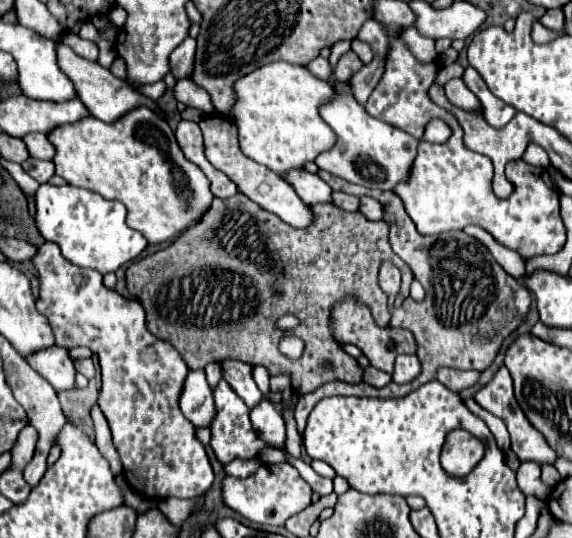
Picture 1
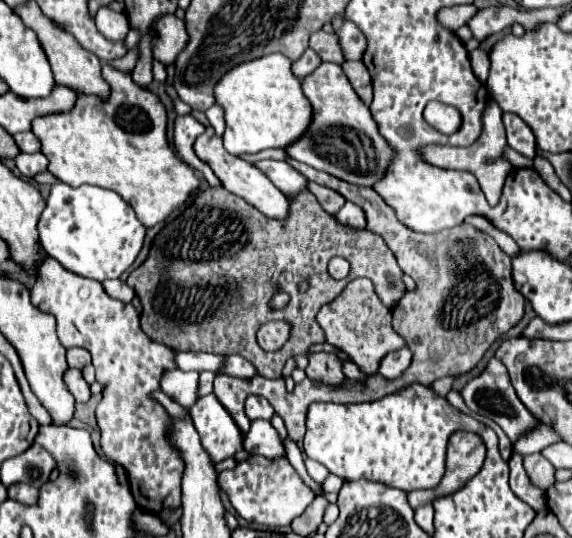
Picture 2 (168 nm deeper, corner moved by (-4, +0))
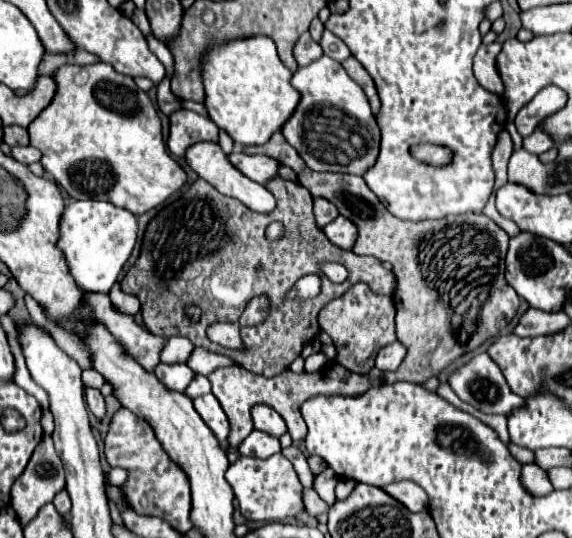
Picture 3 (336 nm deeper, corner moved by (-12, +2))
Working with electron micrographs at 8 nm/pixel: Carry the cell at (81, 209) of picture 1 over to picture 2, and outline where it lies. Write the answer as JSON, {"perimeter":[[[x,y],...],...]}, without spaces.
{"perimeter":[[[58,182],[52,186],[38,222],[38,232],[40,244],[50,258],[58,260],[72,274],[102,282],[106,278],[120,278],[132,266],[142,248],[146,228],[138,222],[132,208],[112,190],[98,186],[72,188]]]}

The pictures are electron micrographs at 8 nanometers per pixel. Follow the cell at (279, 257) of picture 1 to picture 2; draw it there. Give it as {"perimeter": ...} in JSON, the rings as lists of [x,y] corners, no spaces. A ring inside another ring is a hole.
{"perimeter":[[[208,186],[206,190],[198,192],[192,204],[156,234],[146,262],[138,266],[134,272],[130,272],[130,276],[126,278],[126,284],[136,290],[142,302],[142,314],[140,314],[142,330],[152,340],[166,344],[172,350],[196,350],[196,352],[202,350],[202,352],[224,354],[224,356],[240,354],[248,362],[252,362],[256,372],[264,378],[280,378],[282,368],[290,356],[308,354],[310,356],[310,364],[306,368],[308,378],[330,386],[342,384],[344,382],[342,362],[336,358],[336,354],[308,352],[312,344],[324,342],[322,328],[316,324],[316,312],[324,304],[332,302],[346,288],[352,276],[370,278],[382,304],[386,308],[394,308],[396,302],[406,292],[406,286],[402,282],[402,270],[398,268],[394,254],[388,250],[388,246],[378,234],[372,234],[368,230],[348,230],[346,226],[340,226],[334,220],[334,216],[322,210],[318,200],[310,192],[288,196],[288,202],[290,202],[288,218],[274,220],[274,218],[266,218],[254,206],[246,204],[240,196],[234,196],[220,186]],[[332,256],[342,256],[350,262],[348,278],[344,280],[330,278],[326,266]],[[300,280],[310,282],[308,292],[296,290],[296,284]],[[276,292],[286,292],[290,296],[290,304],[282,310],[270,306],[270,300]],[[270,320],[284,320],[292,326],[288,342],[276,352],[264,352],[256,342],[258,328]]]}

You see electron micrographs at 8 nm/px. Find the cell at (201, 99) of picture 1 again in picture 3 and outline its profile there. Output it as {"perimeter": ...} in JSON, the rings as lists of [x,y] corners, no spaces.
{"perimeter":[[[152,34],[148,36],[148,46],[150,46],[150,50],[156,54],[156,58],[166,66],[166,76],[170,78],[170,76],[174,74],[174,56],[172,56],[172,52],[168,50],[168,46],[166,46],[164,42],[160,42],[160,40],[156,40]]]}

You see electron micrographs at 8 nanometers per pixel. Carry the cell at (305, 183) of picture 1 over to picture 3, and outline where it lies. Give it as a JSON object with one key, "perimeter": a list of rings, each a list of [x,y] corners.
{"perimeter":[[[232,152],[230,162],[240,172],[244,172],[244,176],[248,176],[260,184],[268,184],[272,178],[276,178],[278,168],[280,168],[280,162],[270,156],[250,156],[244,152]]]}

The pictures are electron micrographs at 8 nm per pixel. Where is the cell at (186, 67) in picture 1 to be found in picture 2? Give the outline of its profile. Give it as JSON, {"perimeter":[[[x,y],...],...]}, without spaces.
{"perimeter":[[[166,14],[156,22],[156,42],[152,42],[152,56],[164,64],[174,64],[176,54],[186,46],[188,34],[184,22],[174,14]]]}

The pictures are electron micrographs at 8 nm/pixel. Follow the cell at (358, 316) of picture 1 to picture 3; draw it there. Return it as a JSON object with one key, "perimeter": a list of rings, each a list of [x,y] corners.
{"perimeter":[[[358,282],[344,296],[332,300],[320,310],[318,324],[334,340],[338,350],[338,364],[342,364],[344,368],[356,374],[366,374],[374,368],[376,354],[384,346],[398,340],[394,330],[394,316],[396,316],[396,308],[390,296],[380,296],[372,292],[368,284]]]}

